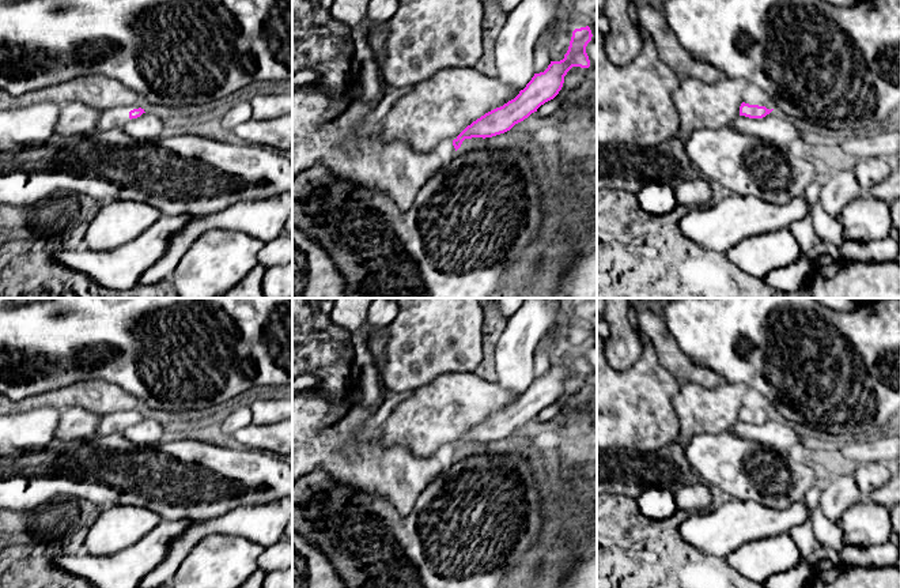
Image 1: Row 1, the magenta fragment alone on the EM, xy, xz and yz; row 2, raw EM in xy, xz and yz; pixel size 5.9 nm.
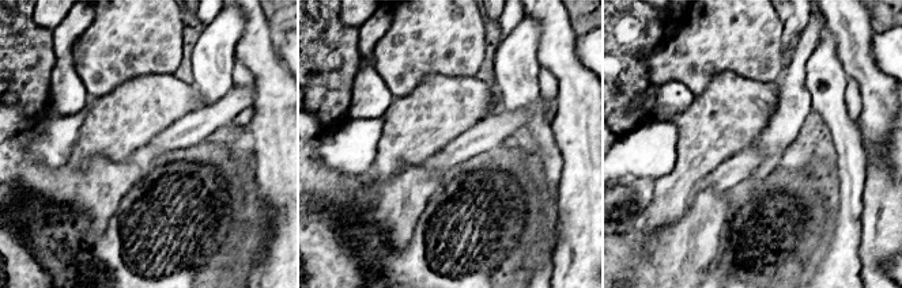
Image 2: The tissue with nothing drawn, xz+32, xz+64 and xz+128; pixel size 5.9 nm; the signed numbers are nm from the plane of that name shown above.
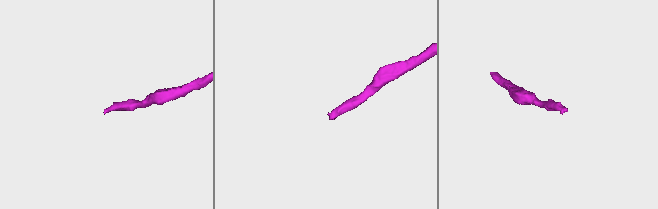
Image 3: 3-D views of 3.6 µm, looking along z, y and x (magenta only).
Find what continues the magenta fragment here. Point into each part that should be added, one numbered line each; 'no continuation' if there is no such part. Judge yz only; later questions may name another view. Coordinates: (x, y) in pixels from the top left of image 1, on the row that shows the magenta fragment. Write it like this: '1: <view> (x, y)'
1: yz (752, 95)

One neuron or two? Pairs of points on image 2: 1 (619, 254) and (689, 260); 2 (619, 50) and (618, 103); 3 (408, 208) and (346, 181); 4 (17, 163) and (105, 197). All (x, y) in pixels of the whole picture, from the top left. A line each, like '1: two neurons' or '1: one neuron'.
1: one neuron
2: one neuron
3: one neuron
4: one neuron

